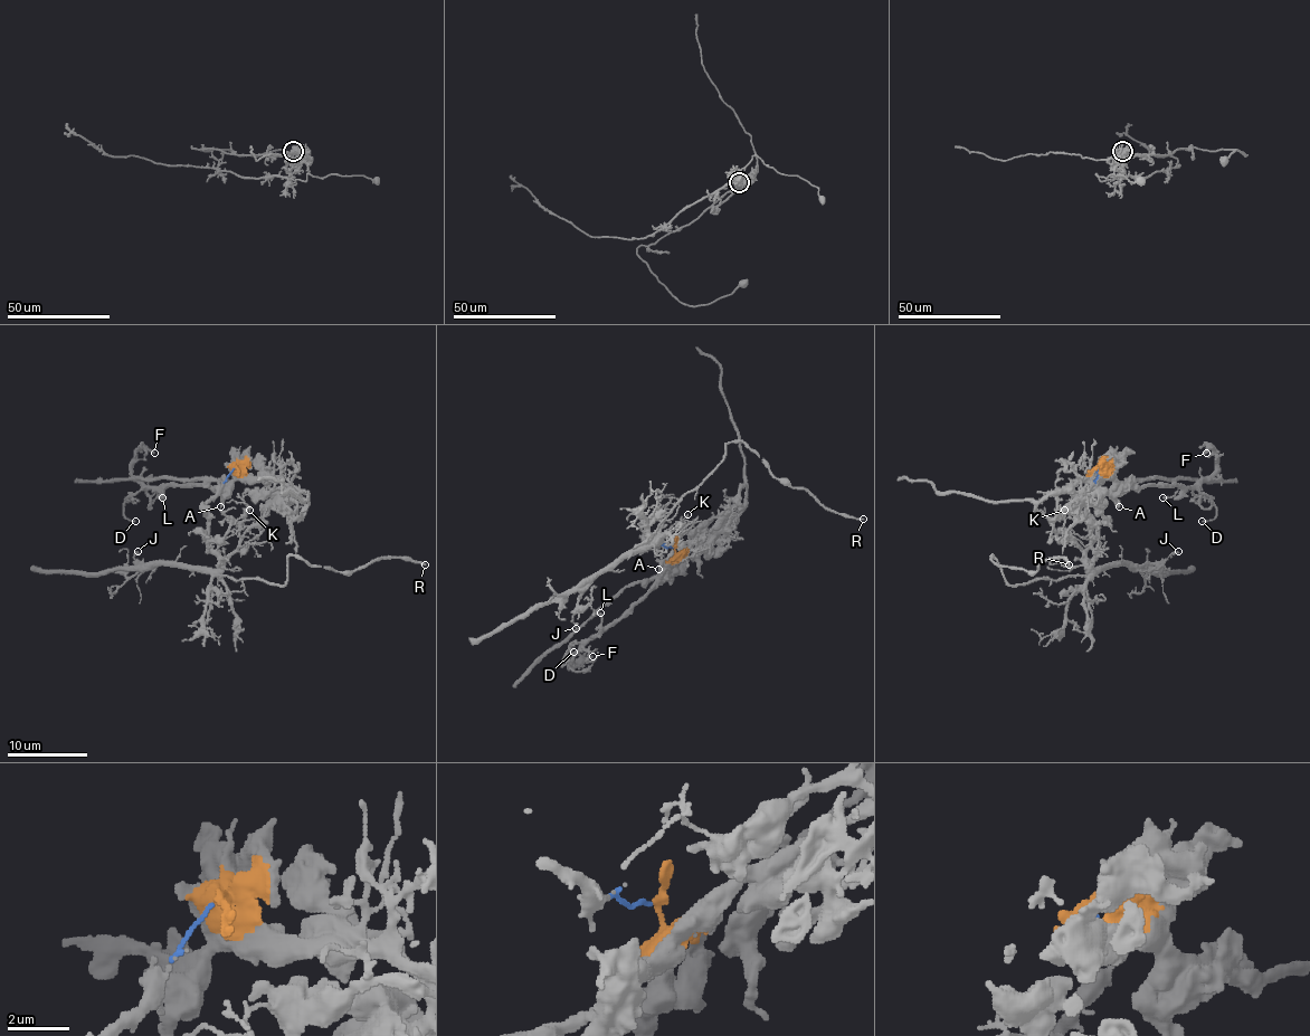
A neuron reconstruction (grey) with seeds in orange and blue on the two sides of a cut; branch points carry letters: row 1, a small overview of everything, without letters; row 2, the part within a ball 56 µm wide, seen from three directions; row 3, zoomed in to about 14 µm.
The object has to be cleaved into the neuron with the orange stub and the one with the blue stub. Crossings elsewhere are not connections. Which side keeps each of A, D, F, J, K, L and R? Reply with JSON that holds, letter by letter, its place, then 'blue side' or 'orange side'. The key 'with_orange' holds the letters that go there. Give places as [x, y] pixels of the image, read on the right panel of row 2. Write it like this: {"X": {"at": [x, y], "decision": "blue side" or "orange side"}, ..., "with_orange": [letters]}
{"A": {"at": [1119, 506], "decision": "orange side"}, "D": {"at": [1202, 521], "decision": "orange side"}, "F": {"at": [1206, 453], "decision": "orange side"}, "J": {"at": [1178, 551], "decision": "blue side"}, "K": {"at": [1064, 510], "decision": "blue side"}, "L": {"at": [1163, 497], "decision": "orange side"}, "R": {"at": [1069, 564], "decision": "blue side"}, "with_orange": ["A", "D", "F", "L"]}

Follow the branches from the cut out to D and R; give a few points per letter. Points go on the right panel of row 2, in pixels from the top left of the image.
D: (1095, 466), (1106, 466), (1122, 483), (1136, 486), (1190, 486), (1216, 509), (1211, 521), (1203, 521)
R: (1098, 468), (1088, 505), (1095, 541), (1083, 574), (1012, 585), (992, 557), (1027, 571), (1057, 557), (1070, 564)

